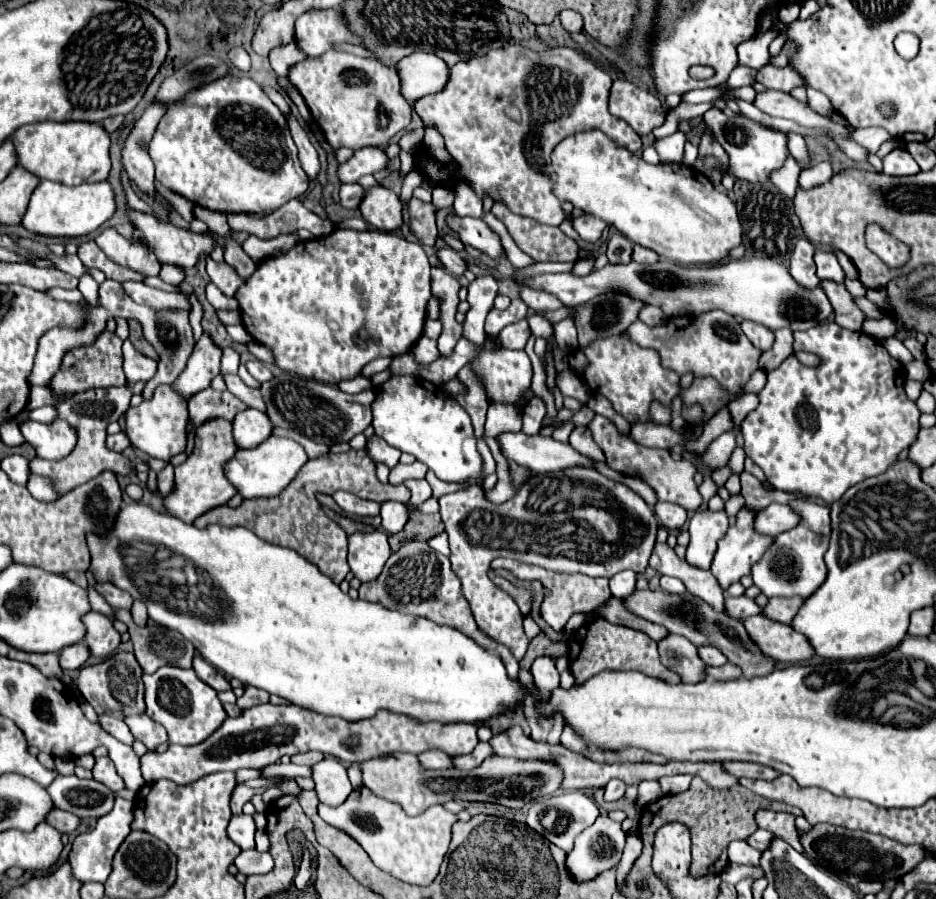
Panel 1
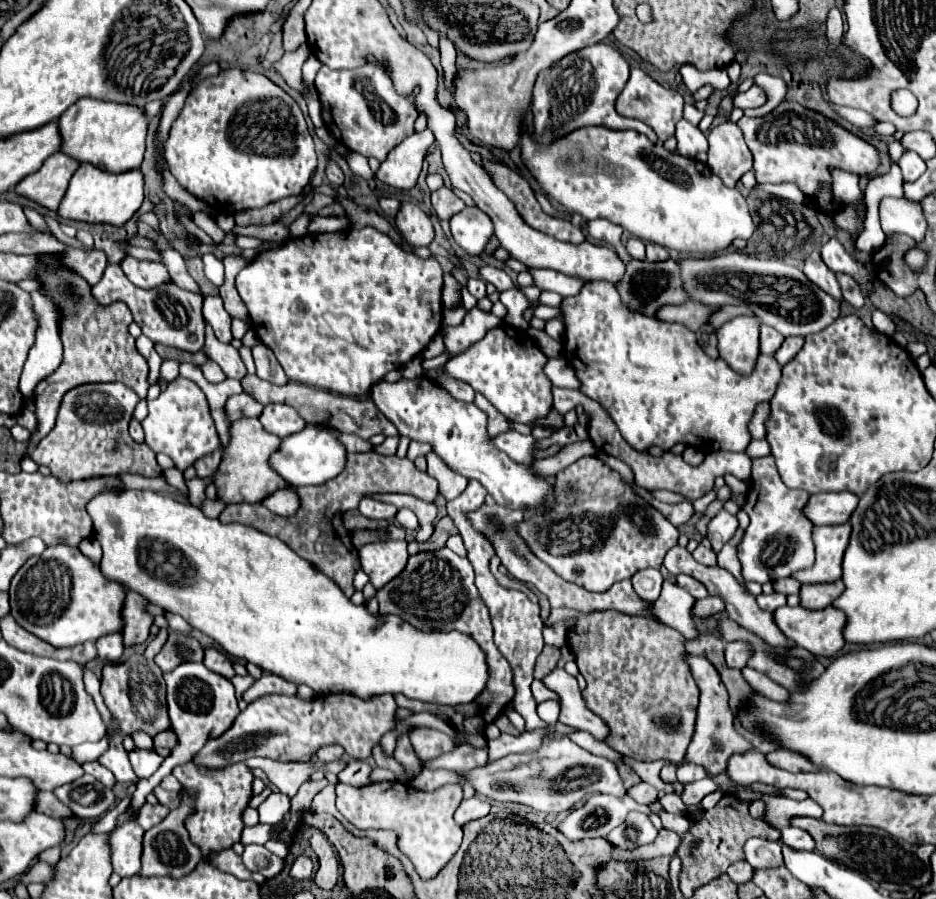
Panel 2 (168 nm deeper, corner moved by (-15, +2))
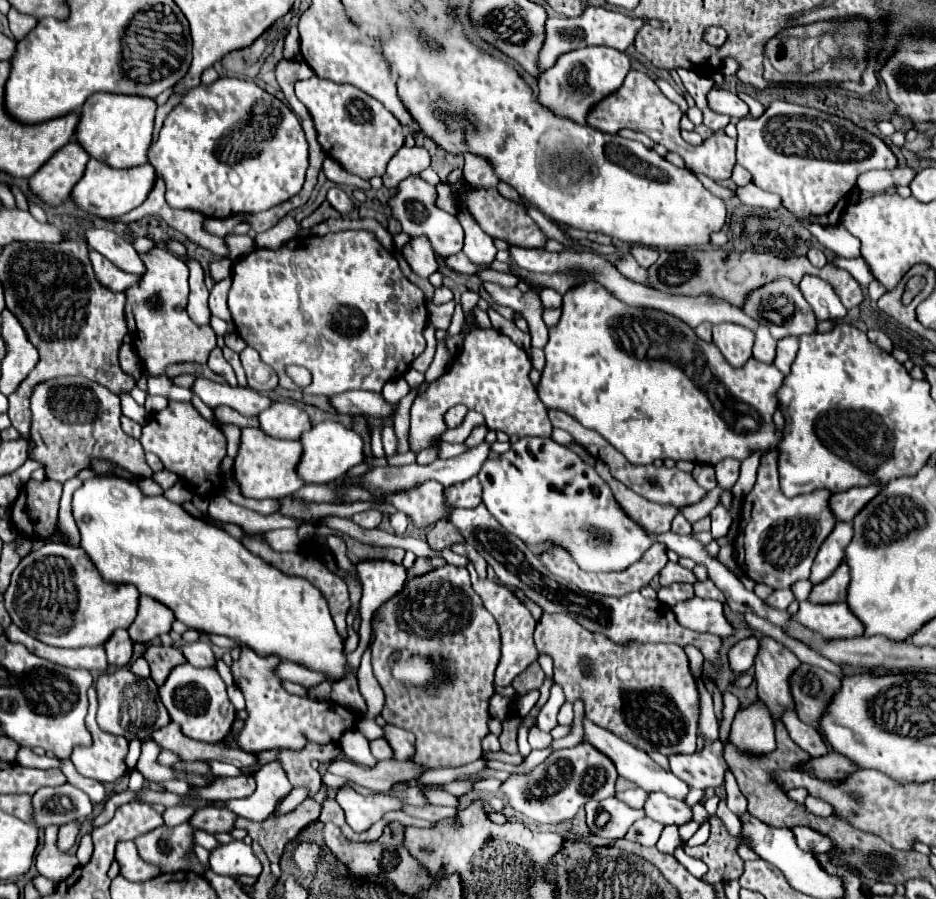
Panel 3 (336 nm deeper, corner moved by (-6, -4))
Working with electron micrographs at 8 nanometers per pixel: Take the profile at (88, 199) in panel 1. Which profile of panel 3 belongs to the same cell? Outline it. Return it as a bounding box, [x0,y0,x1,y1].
[72,158,156,218]

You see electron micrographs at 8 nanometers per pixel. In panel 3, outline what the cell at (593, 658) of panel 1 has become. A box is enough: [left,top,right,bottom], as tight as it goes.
[534,614,700,756]

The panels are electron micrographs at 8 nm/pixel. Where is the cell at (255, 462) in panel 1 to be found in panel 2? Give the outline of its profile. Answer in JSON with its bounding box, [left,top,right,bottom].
[269,426,347,486]

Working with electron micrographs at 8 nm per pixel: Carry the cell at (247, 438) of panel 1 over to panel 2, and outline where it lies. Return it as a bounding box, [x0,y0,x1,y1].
[259,404,307,438]

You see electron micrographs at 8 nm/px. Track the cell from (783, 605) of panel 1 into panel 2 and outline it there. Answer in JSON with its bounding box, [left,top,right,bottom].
[799,582,843,610]

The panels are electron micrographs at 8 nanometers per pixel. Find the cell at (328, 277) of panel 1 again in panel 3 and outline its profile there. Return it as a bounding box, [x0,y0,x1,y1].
[228,230,428,396]

